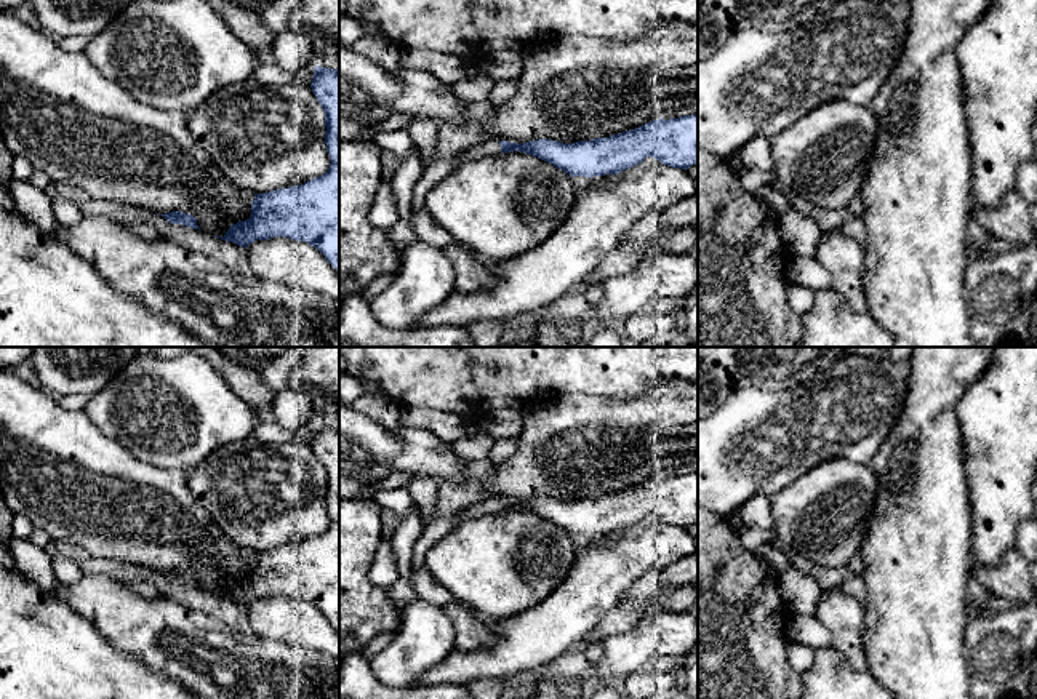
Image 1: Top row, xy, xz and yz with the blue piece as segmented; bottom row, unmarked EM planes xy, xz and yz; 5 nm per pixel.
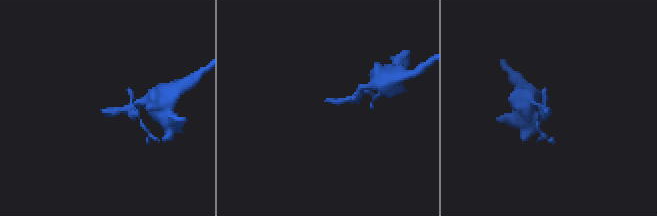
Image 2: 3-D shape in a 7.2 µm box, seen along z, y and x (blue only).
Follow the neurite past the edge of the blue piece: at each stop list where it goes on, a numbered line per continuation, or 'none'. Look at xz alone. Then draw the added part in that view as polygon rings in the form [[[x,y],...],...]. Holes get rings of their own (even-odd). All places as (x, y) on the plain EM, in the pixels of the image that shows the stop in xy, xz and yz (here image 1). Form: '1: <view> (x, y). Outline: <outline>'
1: xz (492, 504). Outline: [[[488,497],[485,501],[475,502],[459,510],[459,521],[470,520],[482,515],[498,513],[498,512],[501,512],[499,499]]]

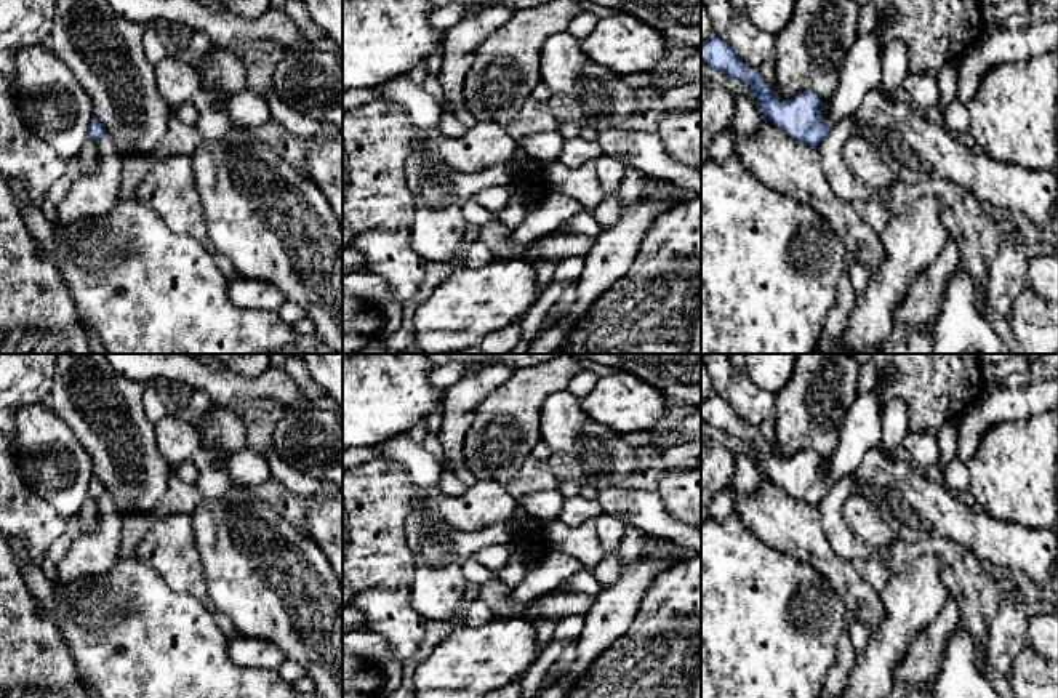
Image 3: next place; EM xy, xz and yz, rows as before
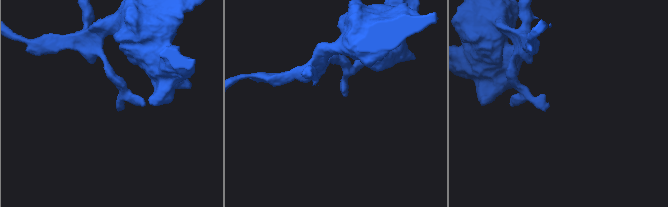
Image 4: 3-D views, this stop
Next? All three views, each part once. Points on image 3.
none

